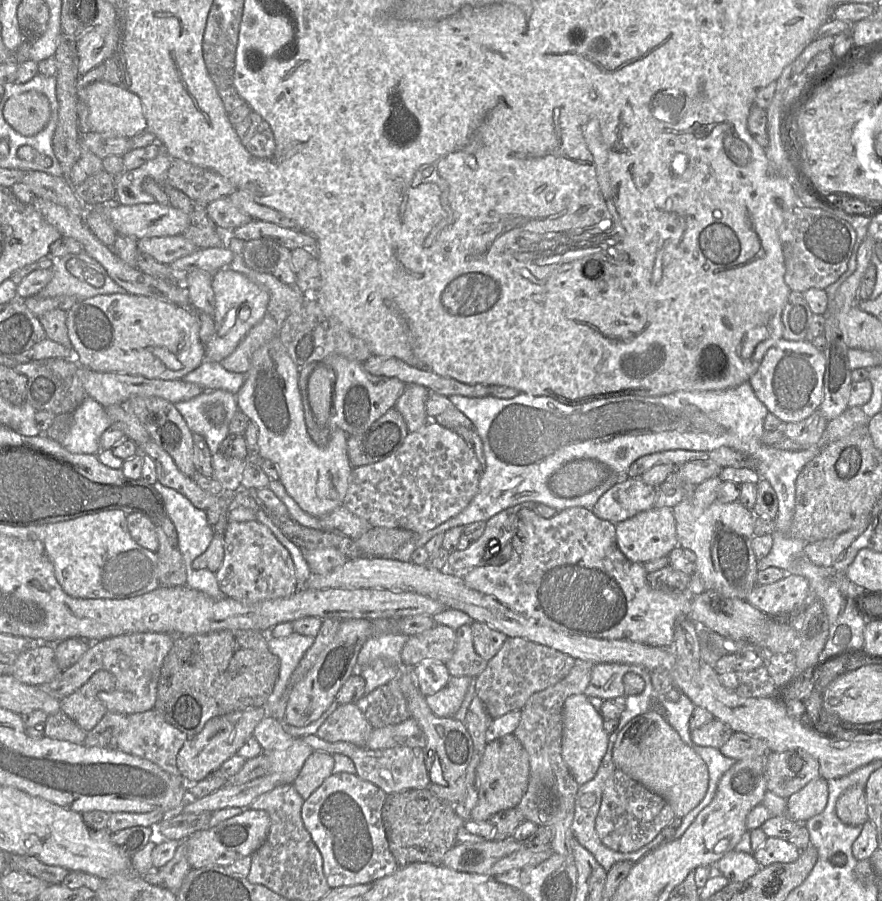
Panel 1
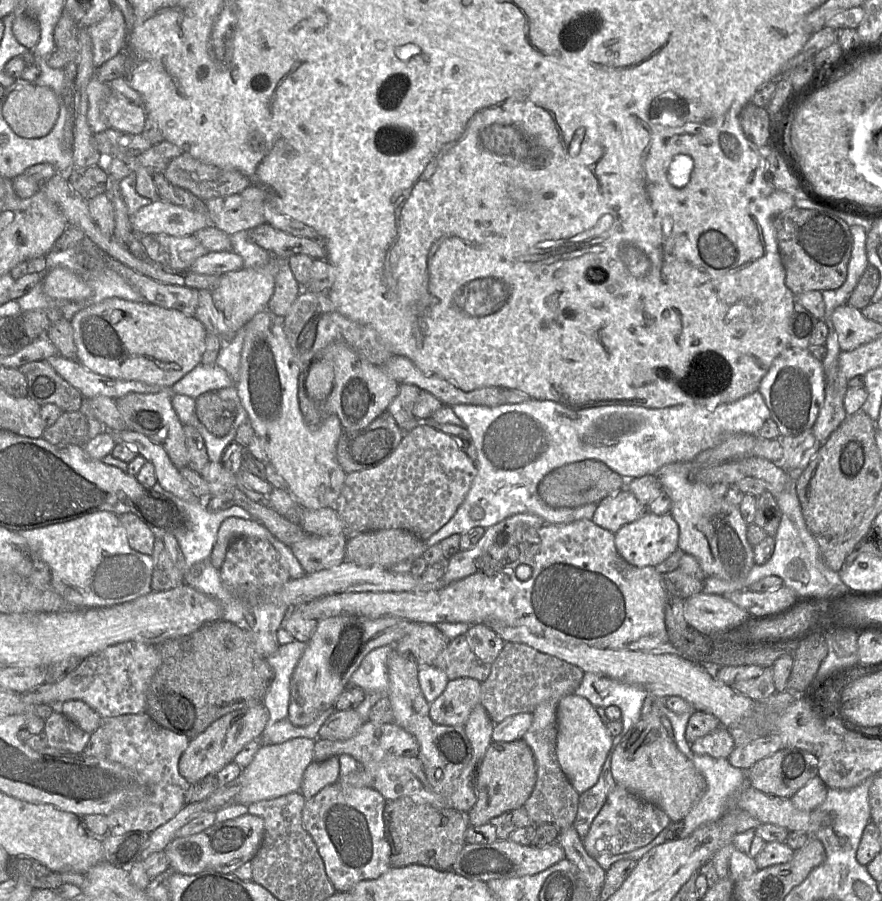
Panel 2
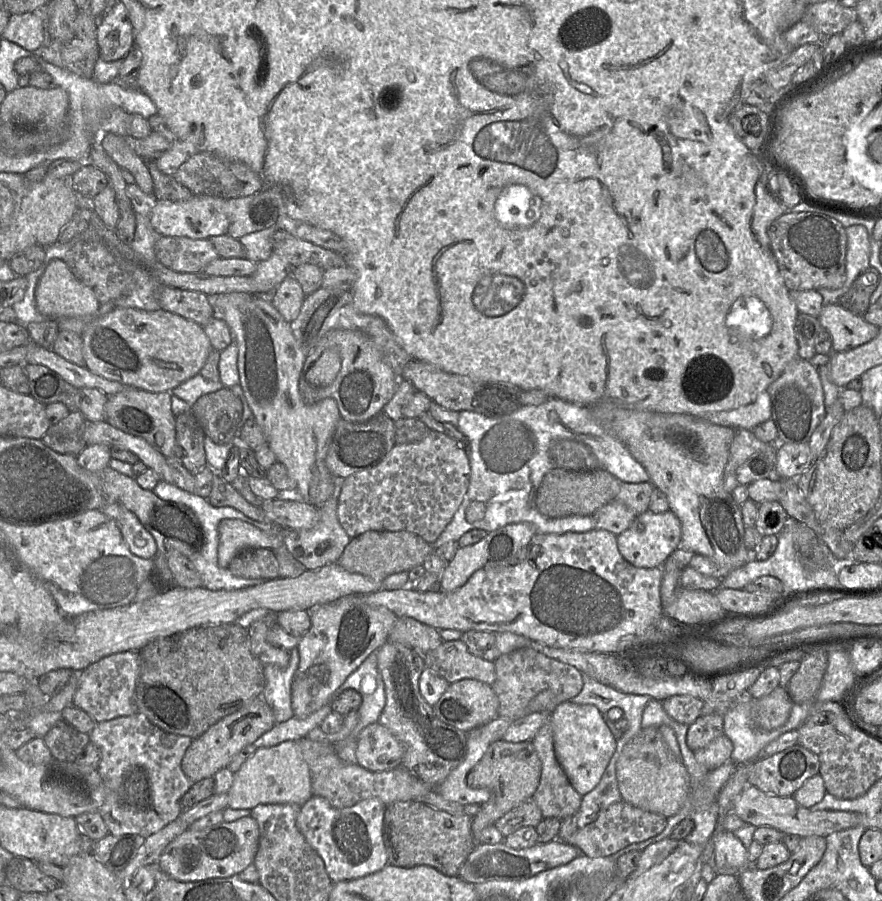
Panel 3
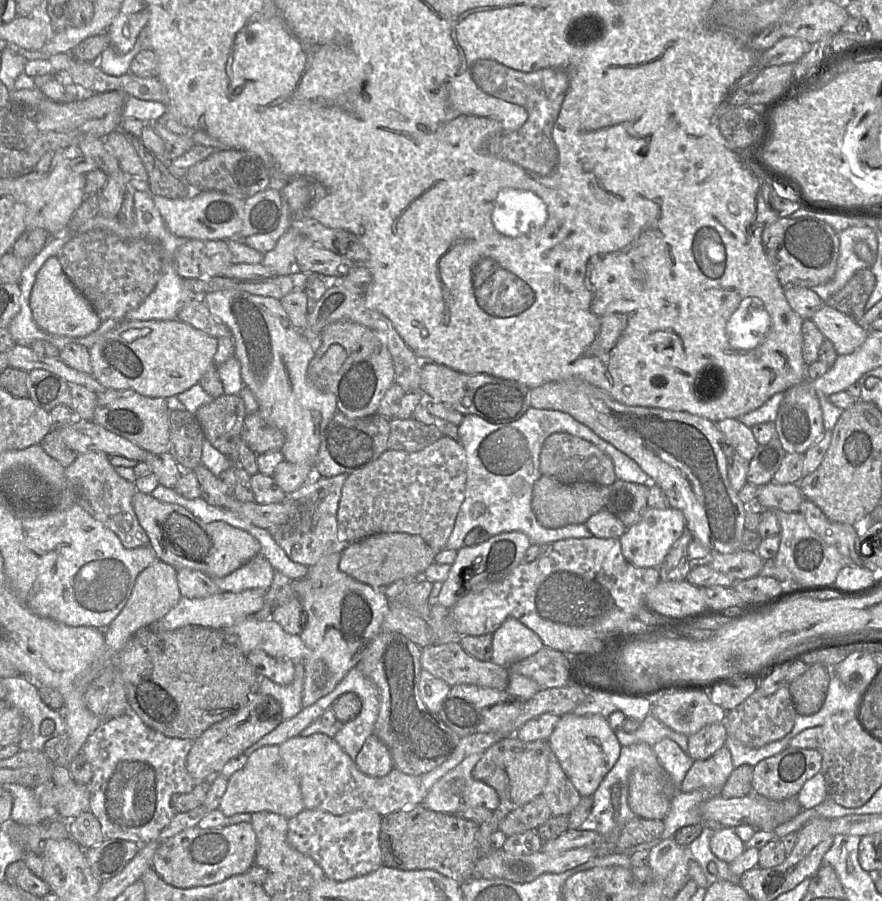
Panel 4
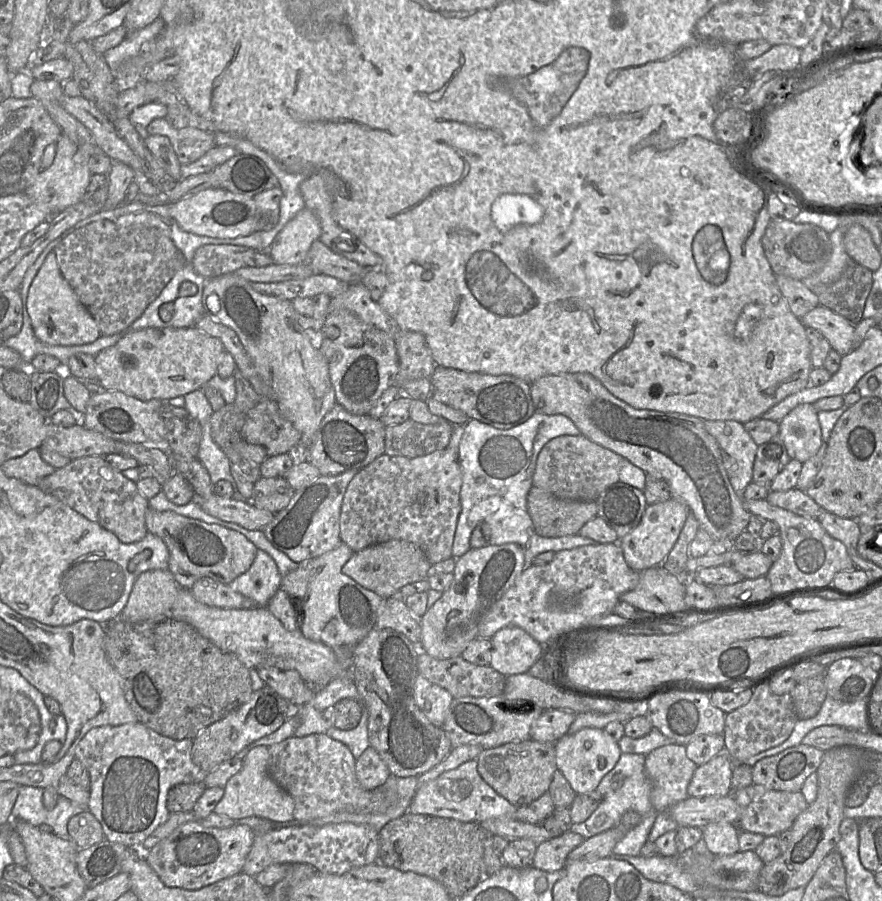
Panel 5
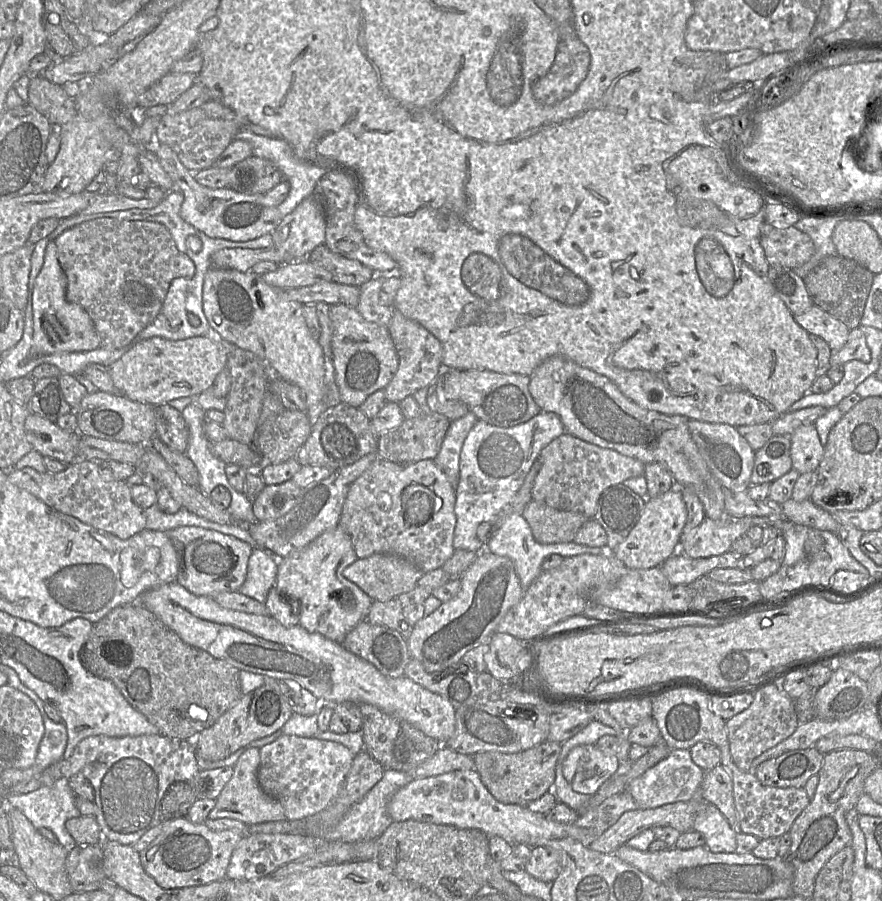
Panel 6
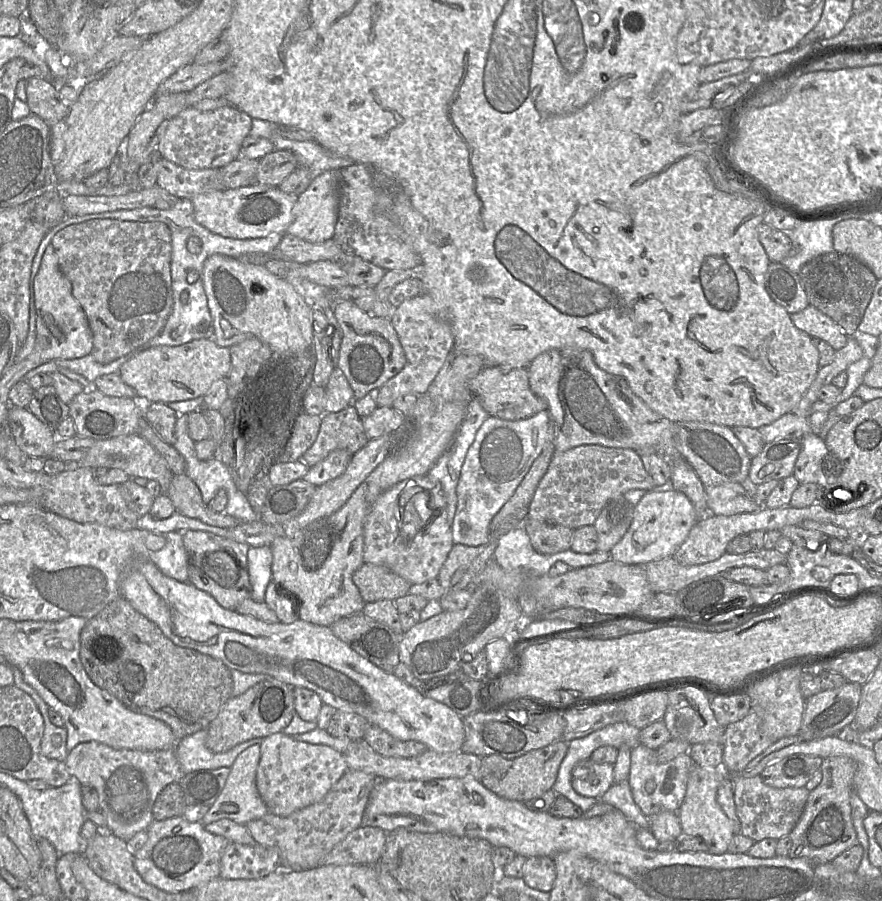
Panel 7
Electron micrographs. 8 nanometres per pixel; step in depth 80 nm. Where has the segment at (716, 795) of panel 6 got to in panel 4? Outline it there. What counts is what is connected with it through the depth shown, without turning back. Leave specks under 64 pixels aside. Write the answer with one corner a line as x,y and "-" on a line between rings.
725,745
708,759
694,761
681,784
681,791
705,790
719,794
733,769
731,753

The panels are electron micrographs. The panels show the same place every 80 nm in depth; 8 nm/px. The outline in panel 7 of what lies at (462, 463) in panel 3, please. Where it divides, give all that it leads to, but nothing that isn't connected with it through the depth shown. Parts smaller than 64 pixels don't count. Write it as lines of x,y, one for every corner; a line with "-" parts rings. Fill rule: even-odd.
428,475
414,476
411,479
401,481
383,492
373,503
364,523
364,561
387,567
400,577
407,580
411,585
421,584
431,579
438,578
440,570
446,561
452,547
452,524
448,520
447,503
442,486
438,482
432,482
-
419,485
429,490
427,492
432,506
431,515
419,528
414,524
404,522
405,506
401,505
402,491
407,487

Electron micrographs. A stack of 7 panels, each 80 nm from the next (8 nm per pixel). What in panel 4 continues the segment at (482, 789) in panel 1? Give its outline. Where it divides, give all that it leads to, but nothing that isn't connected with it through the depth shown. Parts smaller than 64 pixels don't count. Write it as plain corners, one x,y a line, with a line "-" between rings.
514,735
506,736
500,741
489,747
482,755
472,770
472,777
475,780
484,782
492,787
499,796
499,806
493,811
490,820
480,824
476,834
476,841
479,847
479,858
490,853
494,848
491,844
491,835
498,828
498,823
502,821
512,810
530,802
540,796
547,782
548,758
550,746
547,741
537,740
532,742
523,742

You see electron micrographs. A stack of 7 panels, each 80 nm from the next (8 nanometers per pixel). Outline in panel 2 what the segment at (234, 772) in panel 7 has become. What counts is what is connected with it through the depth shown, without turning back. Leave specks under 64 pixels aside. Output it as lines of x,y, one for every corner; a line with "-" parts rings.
294,738
274,745
261,745
252,761
241,771
241,788
235,799
242,805
278,798
292,792
299,792
303,774
313,761
315,740

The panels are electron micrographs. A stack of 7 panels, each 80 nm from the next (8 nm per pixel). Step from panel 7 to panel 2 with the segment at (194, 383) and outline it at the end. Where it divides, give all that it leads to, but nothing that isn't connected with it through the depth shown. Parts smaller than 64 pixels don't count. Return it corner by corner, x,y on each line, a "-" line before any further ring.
107,298
78,311
70,321
77,361
97,374
172,387
201,363
207,332
195,316
147,301

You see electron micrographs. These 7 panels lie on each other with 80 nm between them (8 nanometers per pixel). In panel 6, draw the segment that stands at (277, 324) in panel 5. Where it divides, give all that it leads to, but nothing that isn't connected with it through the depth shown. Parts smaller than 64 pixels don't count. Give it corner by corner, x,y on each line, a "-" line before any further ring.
210,268
204,280
203,311
213,335
220,341
227,346
237,346
254,353
275,370
280,379
298,386
305,393
306,414
313,426
313,423
328,408
324,403
324,397
327,393
327,386
335,382
335,370
332,359
325,357
321,345
306,324
303,304
291,300
284,289
267,284
260,275
253,271
240,272
234,269

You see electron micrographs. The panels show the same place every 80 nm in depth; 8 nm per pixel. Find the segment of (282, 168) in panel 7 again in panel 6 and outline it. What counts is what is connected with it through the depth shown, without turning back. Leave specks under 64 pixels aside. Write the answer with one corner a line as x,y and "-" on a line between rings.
252,155
231,167
230,188
243,194
265,194
281,182
281,171
264,158

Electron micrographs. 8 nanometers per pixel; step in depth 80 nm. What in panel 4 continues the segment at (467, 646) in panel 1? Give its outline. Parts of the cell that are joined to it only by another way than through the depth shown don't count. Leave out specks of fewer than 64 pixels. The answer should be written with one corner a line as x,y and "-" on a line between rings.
459,641
445,644
433,643
421,651
422,669
445,681
449,686
460,684
476,685
484,688
505,690
509,682
507,668
492,661
480,661
464,651

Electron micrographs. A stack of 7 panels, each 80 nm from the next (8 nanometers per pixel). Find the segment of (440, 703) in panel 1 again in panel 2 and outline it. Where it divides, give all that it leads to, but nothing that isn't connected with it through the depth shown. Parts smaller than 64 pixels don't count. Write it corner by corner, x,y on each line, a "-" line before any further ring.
473,678
449,680
446,688
429,704
431,719
442,725
464,726
472,710
481,703
481,682

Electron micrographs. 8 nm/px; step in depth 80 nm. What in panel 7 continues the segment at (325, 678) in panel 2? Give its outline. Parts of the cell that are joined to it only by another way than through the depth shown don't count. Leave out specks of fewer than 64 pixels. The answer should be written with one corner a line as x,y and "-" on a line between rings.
427,393
418,396
412,414
406,420
402,433
398,436
399,443
388,454
355,490
347,502
336,512
322,517
292,536
277,536
270,545
272,561
272,579
278,590
293,597
293,603
299,608
299,619
321,626
331,626
335,621
355,613
362,612
365,606
359,588
353,582
353,574
364,563
364,523
376,499
397,483
427,475
430,469
451,445
467,412
467,405
456,402
446,402
436,405

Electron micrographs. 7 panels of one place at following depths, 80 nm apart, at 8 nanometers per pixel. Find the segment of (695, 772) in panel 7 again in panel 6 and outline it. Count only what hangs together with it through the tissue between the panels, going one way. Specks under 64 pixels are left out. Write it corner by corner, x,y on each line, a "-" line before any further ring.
701,796
691,800
698,801
699,809
692,830
704,835
706,848
713,853
734,853
737,847
737,827
733,827
720,810

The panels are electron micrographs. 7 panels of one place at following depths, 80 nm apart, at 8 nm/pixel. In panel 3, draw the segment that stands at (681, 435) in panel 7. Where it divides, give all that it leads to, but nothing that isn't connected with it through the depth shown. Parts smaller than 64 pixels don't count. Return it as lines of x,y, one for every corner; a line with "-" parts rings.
735,429
733,441
729,449
728,462
724,469
723,486
731,493
739,482
736,478
736,471
748,458
760,450
764,450
772,443
760,441
752,430

